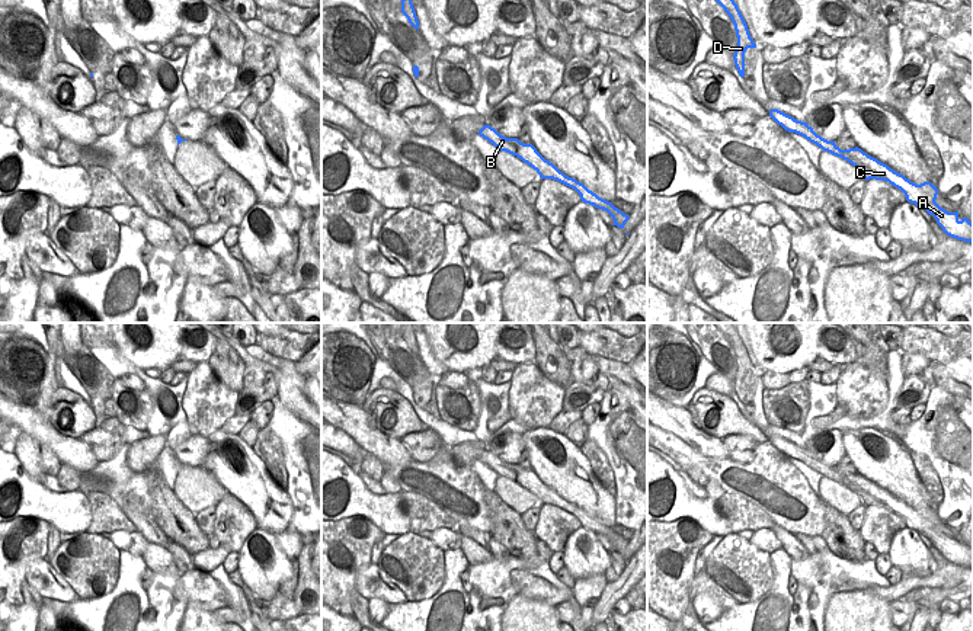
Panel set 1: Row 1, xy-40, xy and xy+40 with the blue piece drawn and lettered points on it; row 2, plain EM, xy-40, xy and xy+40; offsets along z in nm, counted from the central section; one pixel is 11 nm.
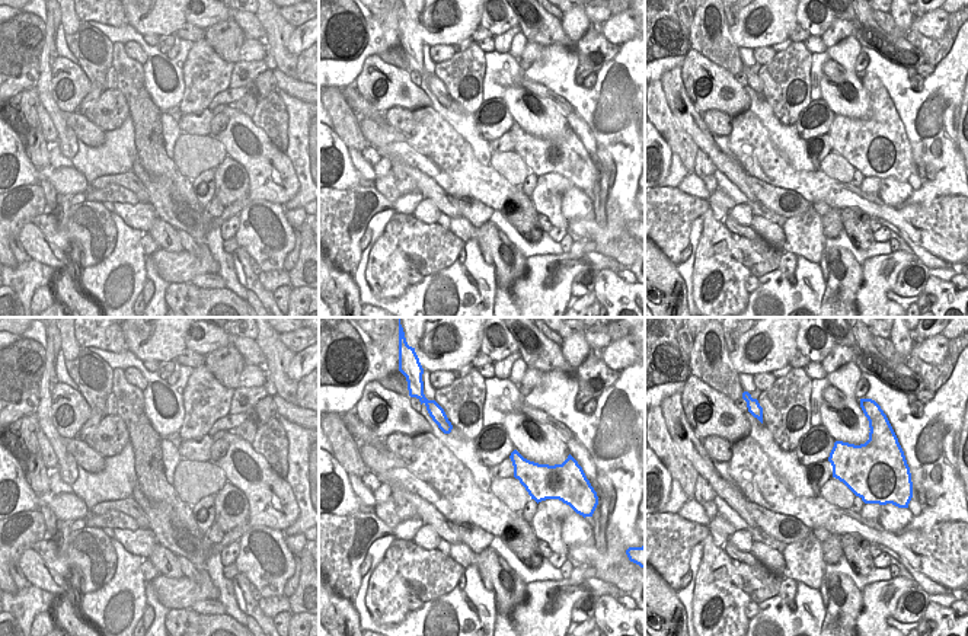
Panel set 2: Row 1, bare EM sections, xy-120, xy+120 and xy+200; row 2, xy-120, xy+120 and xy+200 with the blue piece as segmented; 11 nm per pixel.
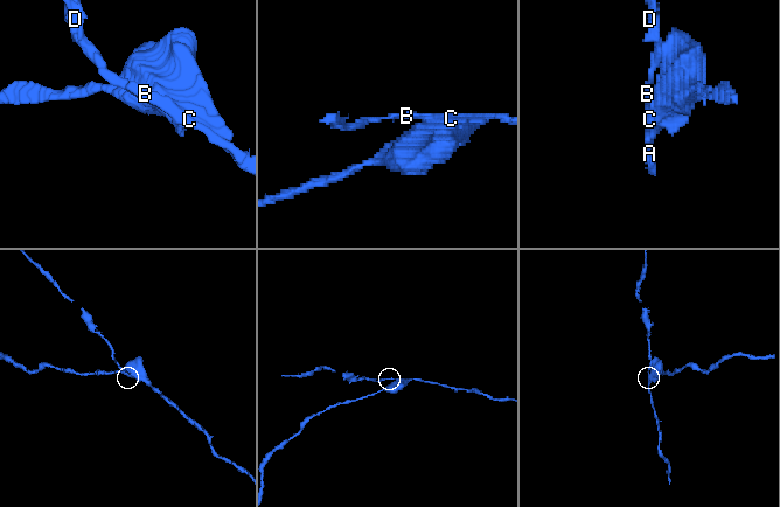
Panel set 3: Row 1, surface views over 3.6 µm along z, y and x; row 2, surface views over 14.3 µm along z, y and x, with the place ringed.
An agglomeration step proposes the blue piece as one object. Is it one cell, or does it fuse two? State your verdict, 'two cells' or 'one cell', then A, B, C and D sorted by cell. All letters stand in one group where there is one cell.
two cells; A / B C D

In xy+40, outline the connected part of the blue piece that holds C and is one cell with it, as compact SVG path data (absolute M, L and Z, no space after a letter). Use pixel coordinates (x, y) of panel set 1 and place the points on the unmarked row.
M771 435L769 442L778 451L781 451L785 457L796 458L796 459L804 462L810 468L820 473L823 477L828 477L836 483L841 483L841 484L846 486L848 489L851 489L852 491L864 491L865 490L867 493L874 494L877 497L876 506L889 507L889 506L896 506L899 503L897 497L890 494L887 490L878 487L877 484L868 481L858 473L849 474L849 475L841 475L835 470L835 467L828 467L828 465L822 464L820 461L817 461L813 457L813 454L807 451L807 448L797 446L793 442L790 442L778 435Z

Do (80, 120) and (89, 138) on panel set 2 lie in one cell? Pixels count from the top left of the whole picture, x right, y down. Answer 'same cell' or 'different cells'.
same cell

